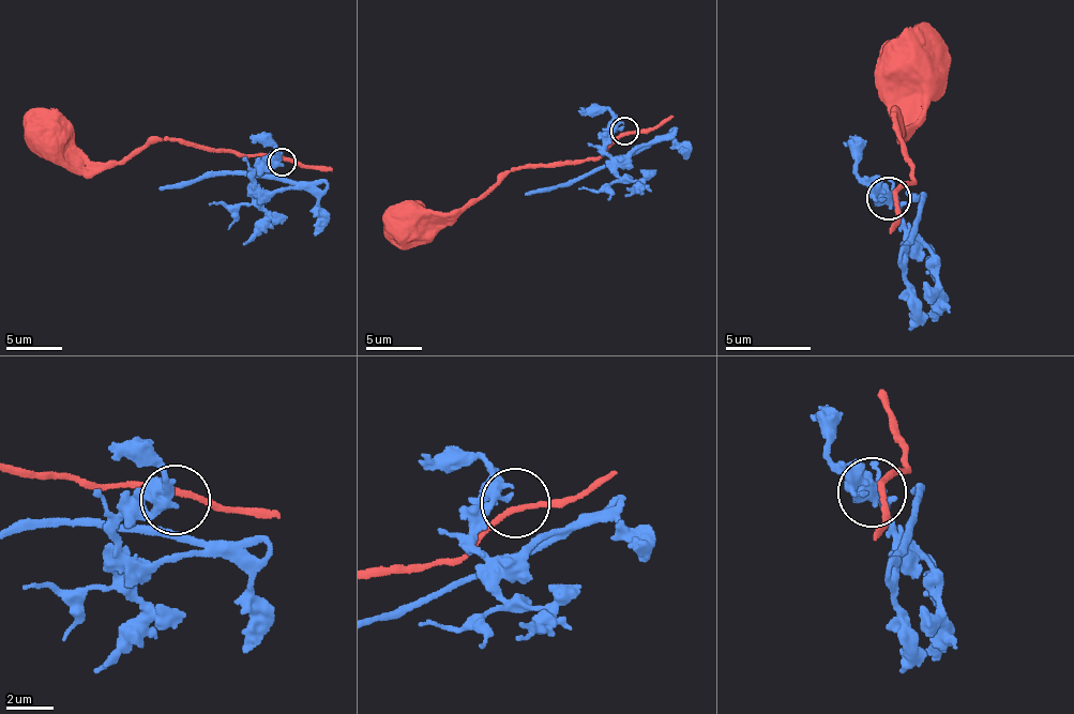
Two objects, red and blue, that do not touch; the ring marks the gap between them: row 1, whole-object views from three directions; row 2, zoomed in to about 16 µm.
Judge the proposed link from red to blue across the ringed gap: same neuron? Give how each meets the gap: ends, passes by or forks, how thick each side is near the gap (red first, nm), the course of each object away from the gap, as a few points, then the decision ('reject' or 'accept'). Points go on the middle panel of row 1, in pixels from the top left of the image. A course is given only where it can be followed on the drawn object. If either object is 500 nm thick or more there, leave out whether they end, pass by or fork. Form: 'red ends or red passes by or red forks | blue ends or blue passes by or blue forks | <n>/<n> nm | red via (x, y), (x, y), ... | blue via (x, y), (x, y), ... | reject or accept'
red passes by | blue passes by | 240/160 nm | red via (624, 133), (598, 156), (500, 172), (479, 200), (468, 201), (452, 219), (436, 221), (412, 212), (406, 221) | blue via (622, 128), (616, 130), (606, 151), (618, 156), (640, 148), (587, 173), (525, 194) | reject

